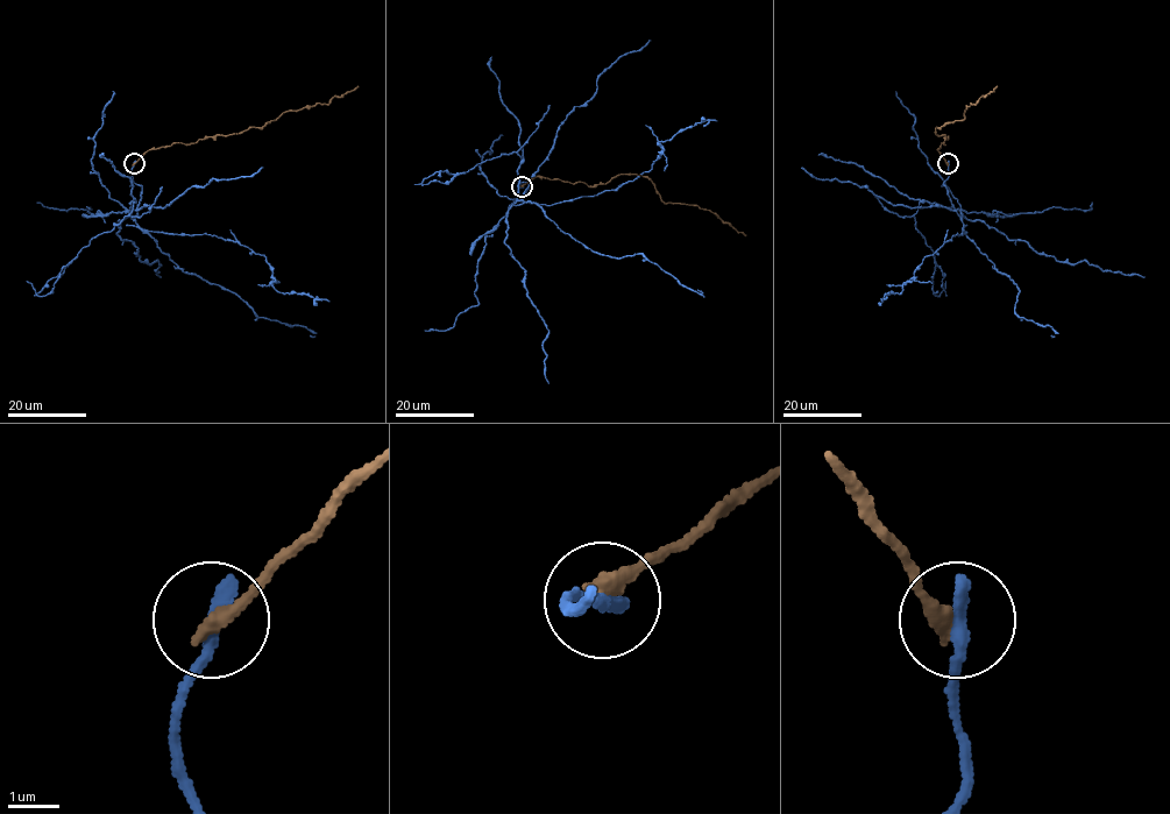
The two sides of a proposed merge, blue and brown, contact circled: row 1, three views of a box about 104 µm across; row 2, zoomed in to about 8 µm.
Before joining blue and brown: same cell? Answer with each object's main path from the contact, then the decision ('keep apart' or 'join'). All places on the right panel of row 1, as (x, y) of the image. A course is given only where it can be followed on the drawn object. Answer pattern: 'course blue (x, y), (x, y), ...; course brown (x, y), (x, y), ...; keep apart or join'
course blue (948, 164), (949, 176), (943, 183), (966, 232), (927, 256), (902, 291), (888, 292), (883, 301); course brown (948, 164), (938, 151), (947, 137), (935, 134), (935, 128), (962, 121), (965, 108), (997, 85); keep apart

